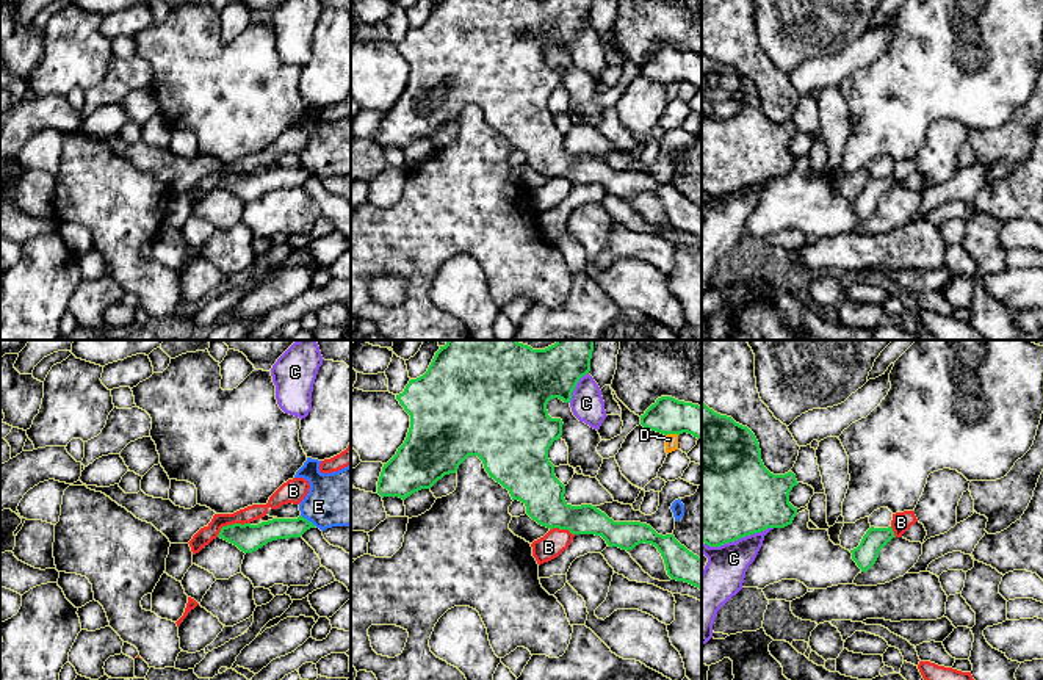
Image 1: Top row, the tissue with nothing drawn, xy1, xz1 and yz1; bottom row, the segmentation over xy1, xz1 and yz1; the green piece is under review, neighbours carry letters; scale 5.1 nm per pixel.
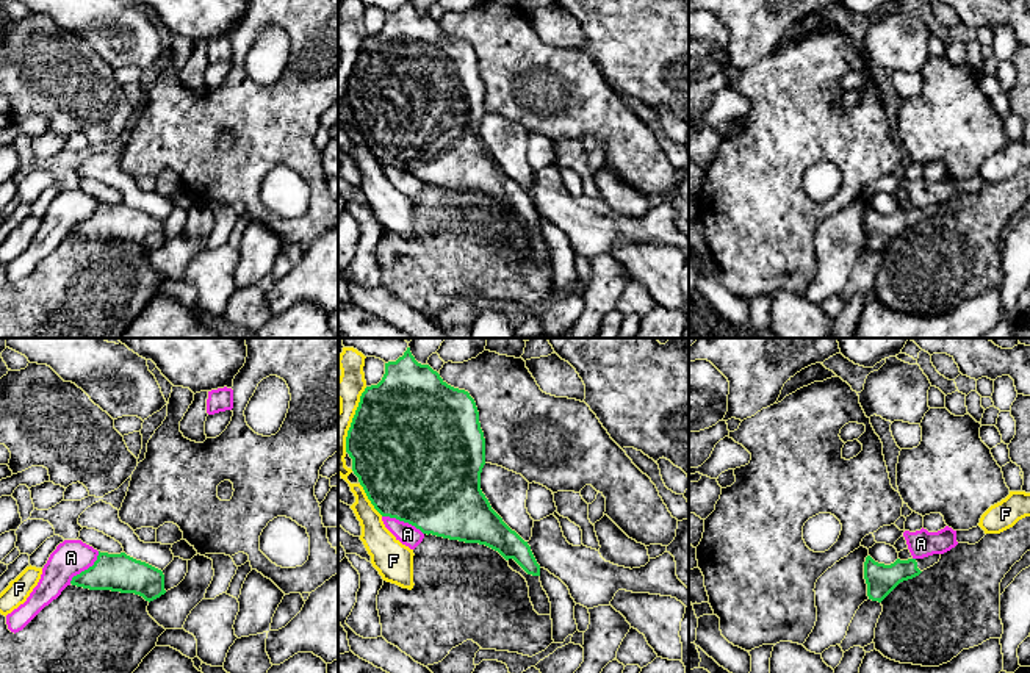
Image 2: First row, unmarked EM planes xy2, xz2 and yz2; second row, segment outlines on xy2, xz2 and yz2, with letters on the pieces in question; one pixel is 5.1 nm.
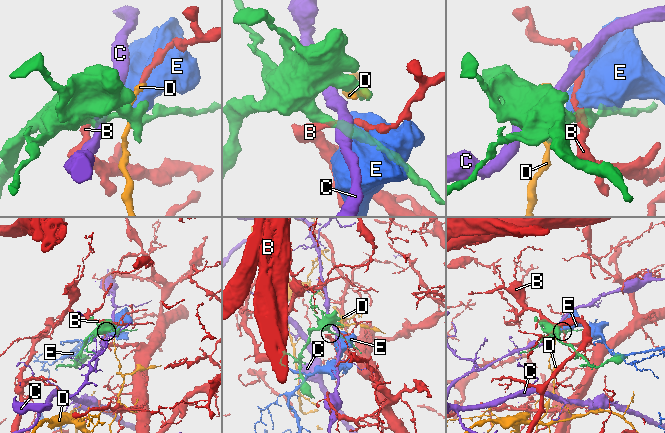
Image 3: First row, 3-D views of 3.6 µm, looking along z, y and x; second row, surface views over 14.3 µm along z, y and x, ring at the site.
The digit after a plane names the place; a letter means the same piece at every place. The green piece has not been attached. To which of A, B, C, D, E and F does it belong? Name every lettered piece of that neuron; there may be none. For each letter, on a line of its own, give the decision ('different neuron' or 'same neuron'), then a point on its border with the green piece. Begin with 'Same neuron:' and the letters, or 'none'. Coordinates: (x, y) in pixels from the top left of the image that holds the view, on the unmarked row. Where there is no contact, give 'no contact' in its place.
Same neuron: none
A: different neuron | xz2 (403, 169)
B: different neuron | xy1 (230, 174)
C: different neuron | yz1 (738, 187)
D: different neuron | xz1 (672, 82)
E: different neuron | xy1 (307, 170)
F: different neuron | xz2 (368, 147)

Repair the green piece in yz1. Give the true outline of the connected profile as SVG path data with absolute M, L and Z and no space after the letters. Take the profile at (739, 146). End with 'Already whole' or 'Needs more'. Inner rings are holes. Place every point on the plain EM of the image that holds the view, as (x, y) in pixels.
M702 50L702 190L720 196L767 177L785 177L792 172L797 157L789 152L789 141L797 135L796 124L771 122L763 110L755 83L731 66L720 64Z. Already whole

